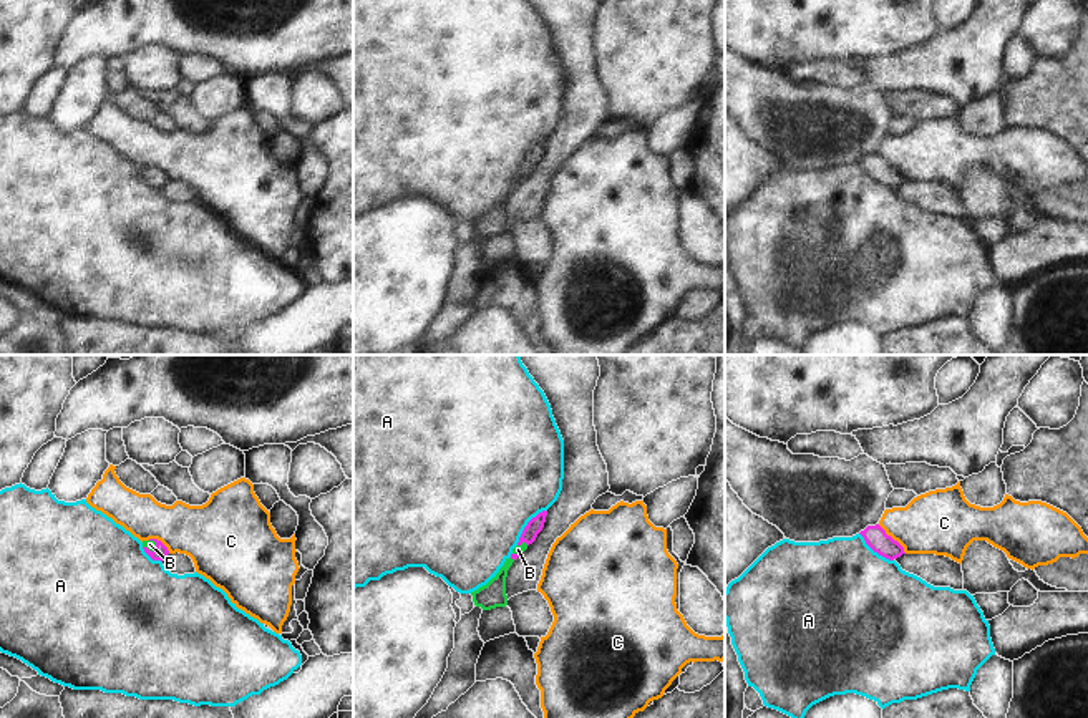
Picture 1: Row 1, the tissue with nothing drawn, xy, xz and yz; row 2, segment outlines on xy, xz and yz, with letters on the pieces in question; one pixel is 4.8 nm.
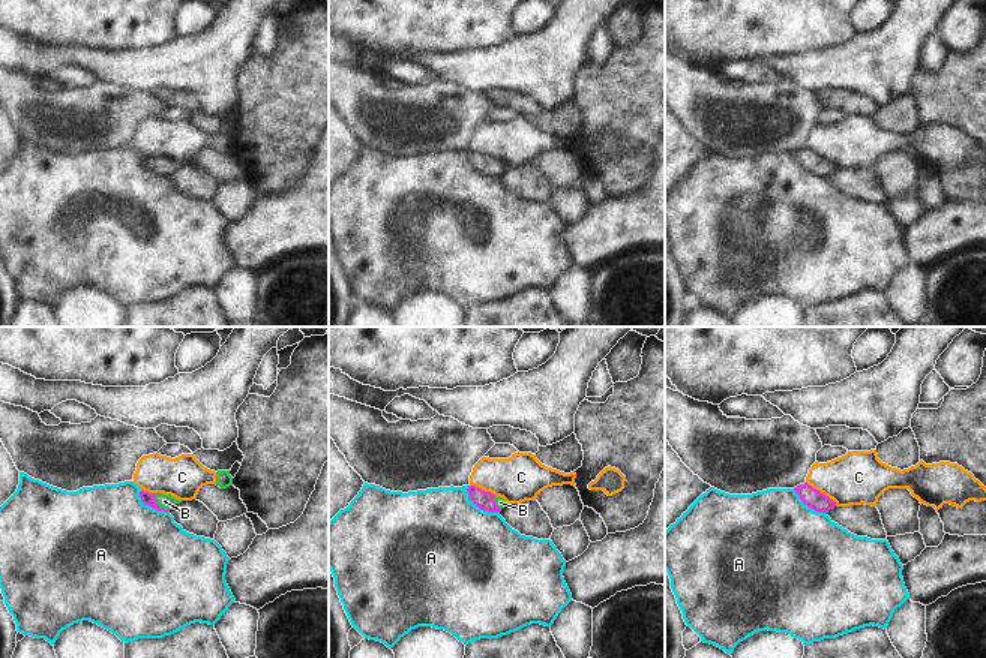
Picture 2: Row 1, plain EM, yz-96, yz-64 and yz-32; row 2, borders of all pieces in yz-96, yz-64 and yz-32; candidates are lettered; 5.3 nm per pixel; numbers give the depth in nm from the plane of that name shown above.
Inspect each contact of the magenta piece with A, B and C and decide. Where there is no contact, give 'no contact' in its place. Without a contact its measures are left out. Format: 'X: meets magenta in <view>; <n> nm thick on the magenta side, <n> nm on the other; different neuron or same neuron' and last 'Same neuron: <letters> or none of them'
A: meets magenta in xz; 80 nm thick on the magenta side, 480 nm on the other; different neuron
B: meets magenta in xy; 70 nm thick on the magenta side, 50 nm on the other; same neuron
C: meets magenta in yz; 110 nm thick on the magenta side, 300 nm on the other; different neuron
Same neuron: B

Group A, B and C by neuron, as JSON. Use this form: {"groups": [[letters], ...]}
{"groups": [["A"], ["B"], ["C"]]}

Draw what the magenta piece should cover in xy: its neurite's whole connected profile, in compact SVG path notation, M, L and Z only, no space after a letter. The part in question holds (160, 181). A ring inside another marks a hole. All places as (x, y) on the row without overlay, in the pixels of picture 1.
M158 167L143 169L143 177L153 189L161 191L169 182L168 176Z

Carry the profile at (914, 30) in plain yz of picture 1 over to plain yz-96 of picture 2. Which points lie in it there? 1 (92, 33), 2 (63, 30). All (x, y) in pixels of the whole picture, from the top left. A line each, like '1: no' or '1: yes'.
1: yes
2: yes

